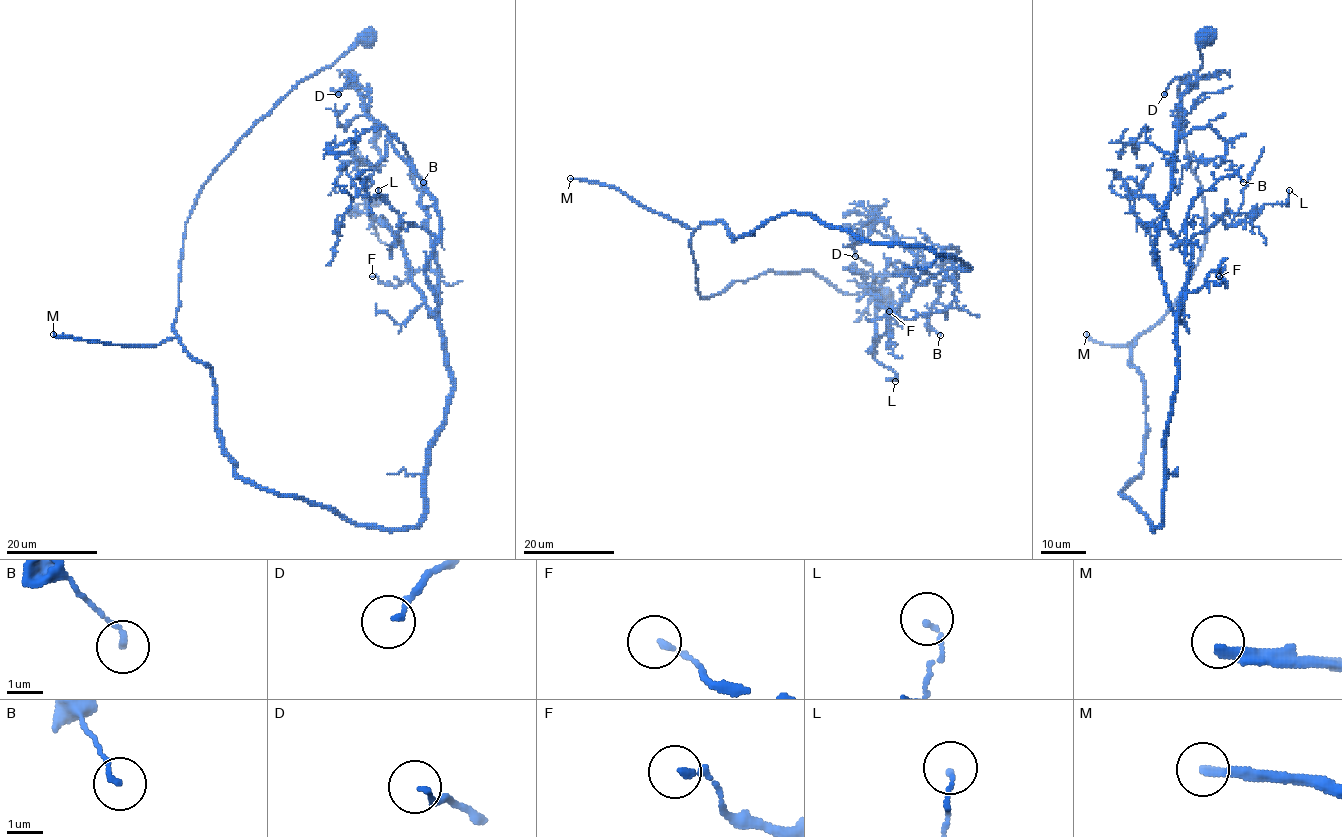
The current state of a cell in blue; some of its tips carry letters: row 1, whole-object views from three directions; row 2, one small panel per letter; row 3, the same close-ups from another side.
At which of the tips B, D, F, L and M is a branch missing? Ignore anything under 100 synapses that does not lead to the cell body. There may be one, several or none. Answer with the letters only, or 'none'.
M

